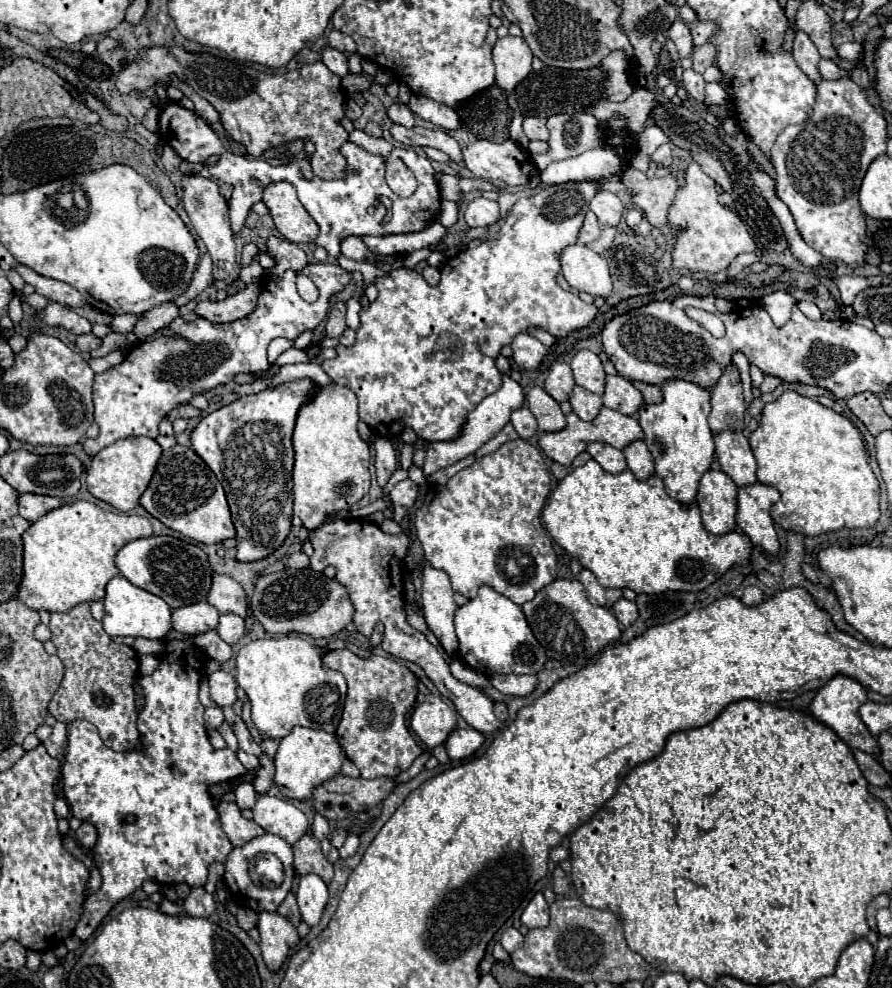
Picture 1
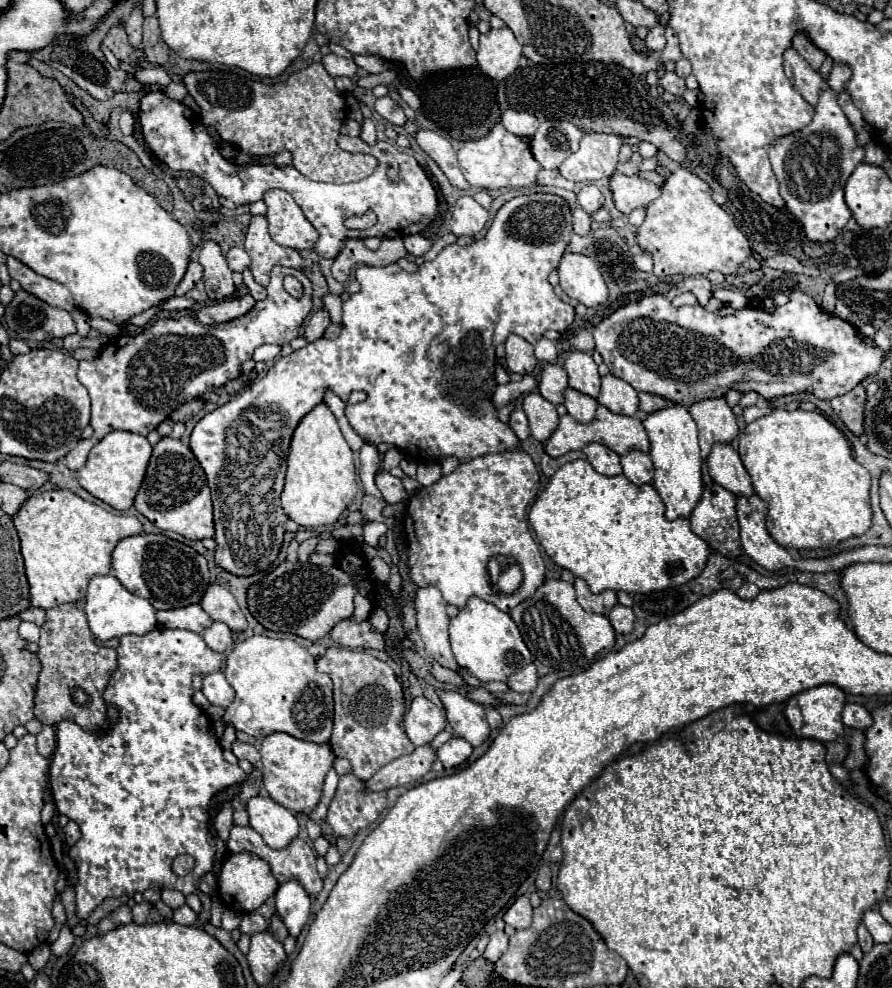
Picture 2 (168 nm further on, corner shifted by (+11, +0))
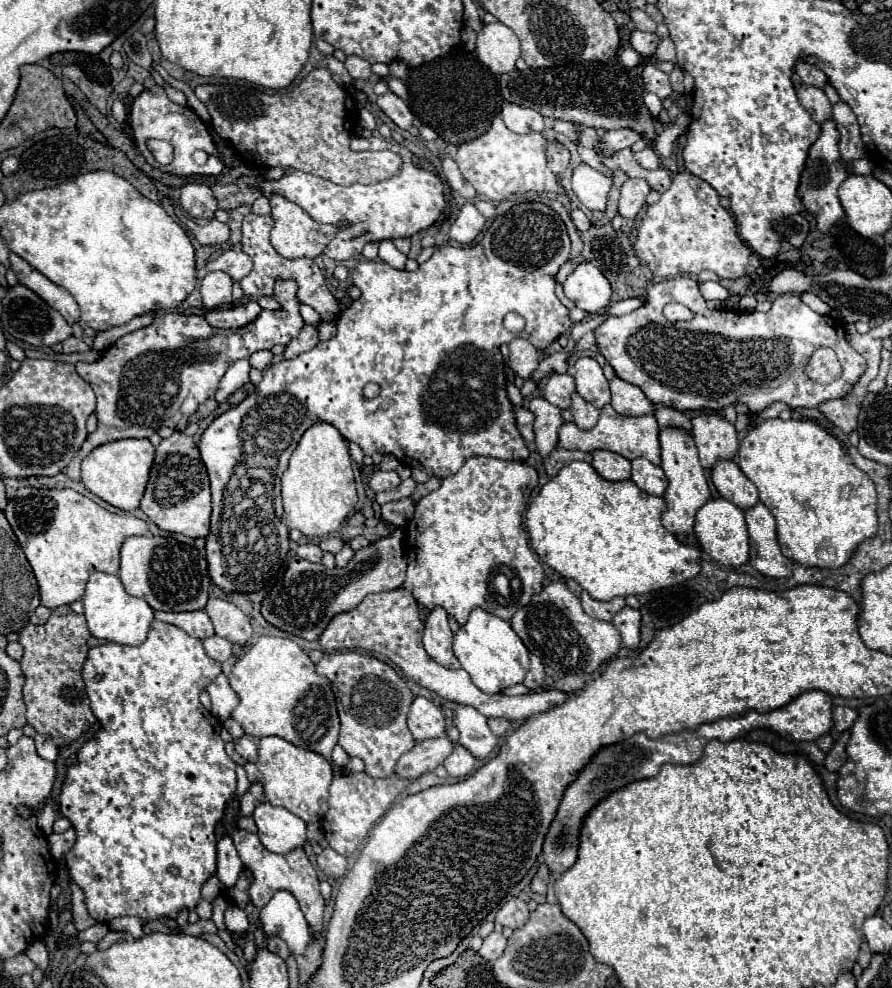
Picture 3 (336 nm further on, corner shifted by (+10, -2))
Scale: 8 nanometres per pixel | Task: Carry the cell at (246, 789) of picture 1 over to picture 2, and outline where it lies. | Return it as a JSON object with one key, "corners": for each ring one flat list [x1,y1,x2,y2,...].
{"corners":[[226,803,220,813,214,819,214,829,216,829,216,837,220,837,222,841,228,839,230,829,232,829,232,805]]}

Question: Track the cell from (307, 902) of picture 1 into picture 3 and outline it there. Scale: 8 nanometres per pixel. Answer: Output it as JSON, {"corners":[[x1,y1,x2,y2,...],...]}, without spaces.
{"corners":[[277,891,271,901,261,909,261,925,267,935,281,935,285,943,289,945,289,951,293,955,299,955,305,951,311,929,305,921,305,915,301,913,301,907,297,905,297,899,289,891]]}

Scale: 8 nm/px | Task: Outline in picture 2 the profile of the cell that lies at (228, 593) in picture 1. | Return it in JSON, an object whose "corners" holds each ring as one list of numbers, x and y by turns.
{"corners":[[210,585,200,605,214,621,226,623,232,631,244,631,248,627,248,621,240,611,234,595,220,585]]}

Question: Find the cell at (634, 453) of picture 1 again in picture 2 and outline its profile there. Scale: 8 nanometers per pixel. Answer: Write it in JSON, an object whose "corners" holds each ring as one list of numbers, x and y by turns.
{"corners":[[630,451,628,455,622,457,622,467,624,475,634,483,634,485,652,485,654,483,654,465,648,453,642,451]]}

